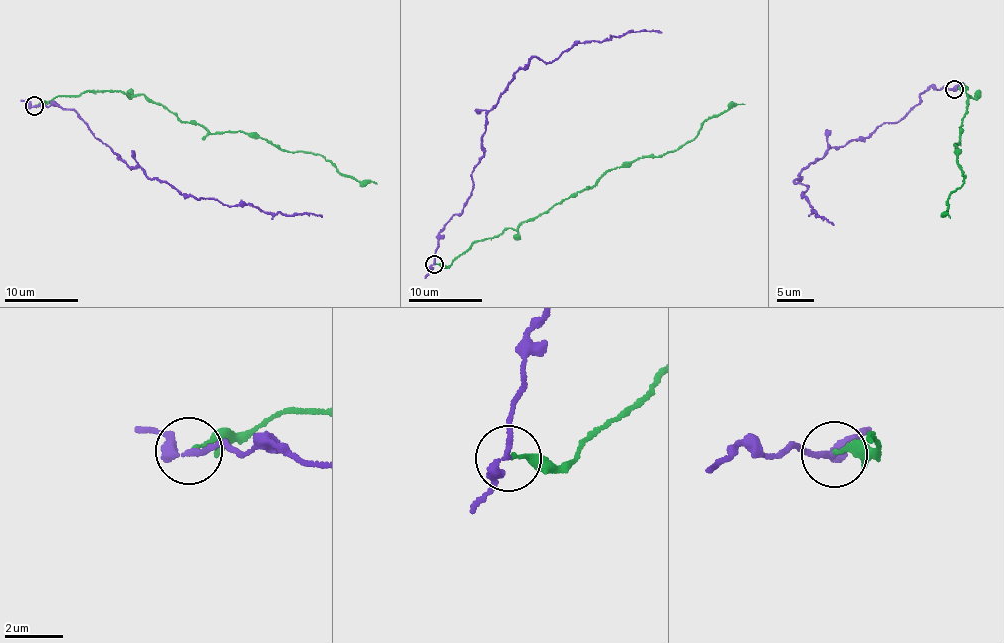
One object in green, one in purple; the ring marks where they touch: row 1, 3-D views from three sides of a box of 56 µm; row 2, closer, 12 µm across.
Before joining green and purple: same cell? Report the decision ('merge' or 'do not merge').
do not merge

